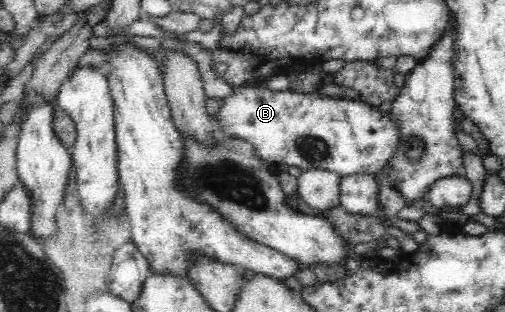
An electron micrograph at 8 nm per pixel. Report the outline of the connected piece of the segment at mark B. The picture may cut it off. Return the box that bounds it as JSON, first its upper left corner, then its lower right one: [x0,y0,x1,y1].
[219,89,399,176]

